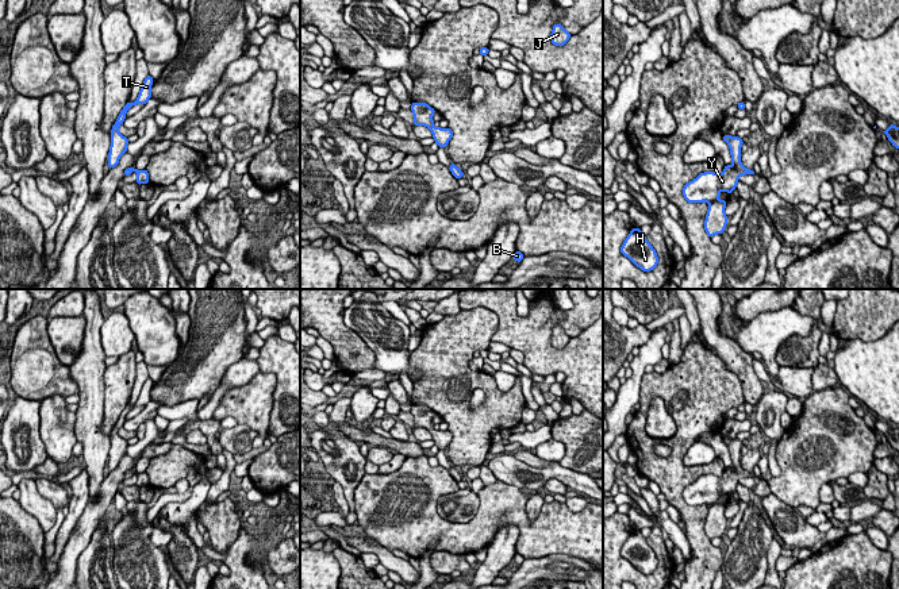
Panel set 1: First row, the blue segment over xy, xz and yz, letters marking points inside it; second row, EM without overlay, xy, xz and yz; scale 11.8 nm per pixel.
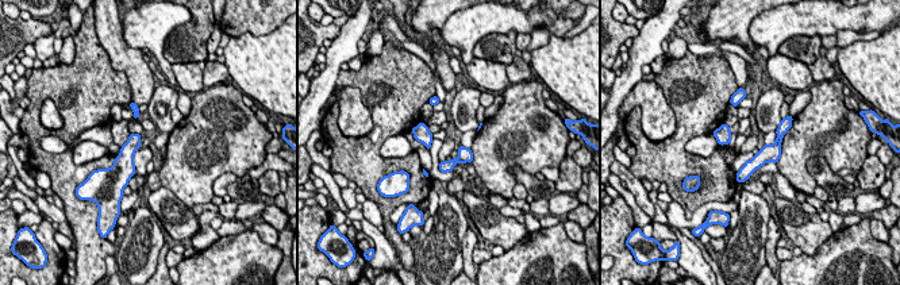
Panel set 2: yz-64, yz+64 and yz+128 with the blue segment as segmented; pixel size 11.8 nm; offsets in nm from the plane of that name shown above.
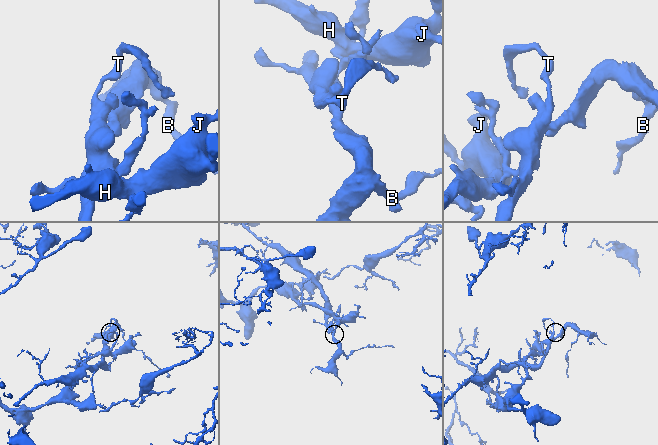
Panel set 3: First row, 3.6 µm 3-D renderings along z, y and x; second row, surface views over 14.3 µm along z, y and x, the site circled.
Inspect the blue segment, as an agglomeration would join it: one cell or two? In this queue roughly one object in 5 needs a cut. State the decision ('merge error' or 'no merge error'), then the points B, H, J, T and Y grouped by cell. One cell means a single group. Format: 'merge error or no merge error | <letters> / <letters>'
no merge error | B H J T Y

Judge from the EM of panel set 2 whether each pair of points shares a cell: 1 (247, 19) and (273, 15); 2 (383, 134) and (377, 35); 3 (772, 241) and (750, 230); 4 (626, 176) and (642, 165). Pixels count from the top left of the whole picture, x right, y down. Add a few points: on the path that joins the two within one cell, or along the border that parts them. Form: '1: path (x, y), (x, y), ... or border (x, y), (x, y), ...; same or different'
1: path (254, 15), (266, 15); same
2: border (385, 42), (379, 54), (365, 57); different
3: border (770, 218), (765, 243), (765, 262); different
4: border (627, 168), (639, 181); different

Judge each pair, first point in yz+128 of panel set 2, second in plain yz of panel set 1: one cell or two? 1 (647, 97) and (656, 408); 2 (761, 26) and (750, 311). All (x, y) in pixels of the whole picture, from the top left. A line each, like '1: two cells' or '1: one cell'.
1: one cell
2: two cells

